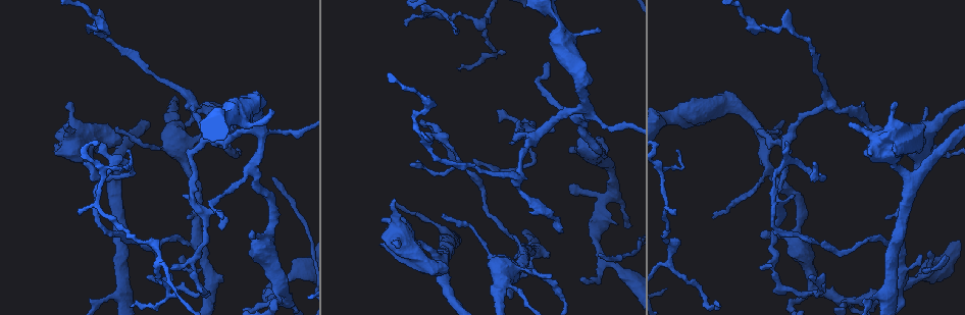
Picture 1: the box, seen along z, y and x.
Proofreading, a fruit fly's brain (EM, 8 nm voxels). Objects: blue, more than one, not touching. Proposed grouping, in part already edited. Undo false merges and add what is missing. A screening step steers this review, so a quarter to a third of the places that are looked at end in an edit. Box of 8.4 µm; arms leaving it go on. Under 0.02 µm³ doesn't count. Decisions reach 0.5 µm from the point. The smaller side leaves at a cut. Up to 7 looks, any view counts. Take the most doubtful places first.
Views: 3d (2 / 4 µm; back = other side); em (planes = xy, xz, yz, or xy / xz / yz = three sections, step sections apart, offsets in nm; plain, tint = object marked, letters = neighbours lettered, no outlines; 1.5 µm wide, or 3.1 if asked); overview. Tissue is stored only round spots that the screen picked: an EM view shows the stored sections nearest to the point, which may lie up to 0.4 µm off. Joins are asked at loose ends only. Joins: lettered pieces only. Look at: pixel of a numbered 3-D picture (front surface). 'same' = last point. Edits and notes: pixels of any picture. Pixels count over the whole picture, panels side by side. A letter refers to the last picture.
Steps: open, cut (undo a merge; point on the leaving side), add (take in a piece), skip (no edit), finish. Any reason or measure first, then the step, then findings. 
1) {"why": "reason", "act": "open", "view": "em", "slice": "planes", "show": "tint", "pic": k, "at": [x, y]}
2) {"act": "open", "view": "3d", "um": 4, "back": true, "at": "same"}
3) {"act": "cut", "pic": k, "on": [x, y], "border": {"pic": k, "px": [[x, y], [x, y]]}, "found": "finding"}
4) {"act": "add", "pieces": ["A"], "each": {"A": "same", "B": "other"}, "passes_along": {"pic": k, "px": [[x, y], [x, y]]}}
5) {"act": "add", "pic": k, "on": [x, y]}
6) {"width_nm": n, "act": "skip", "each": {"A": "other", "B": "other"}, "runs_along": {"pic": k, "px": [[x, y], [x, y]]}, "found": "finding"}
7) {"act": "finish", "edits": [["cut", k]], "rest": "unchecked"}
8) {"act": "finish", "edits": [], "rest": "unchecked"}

{"why": "thin end", "act": "open", "view": "em", "slice": "xy", "step": 4, "show": "tint", "pic": 1, "at": [272, 109]}

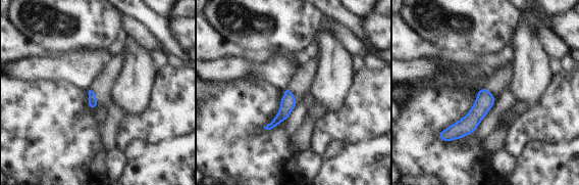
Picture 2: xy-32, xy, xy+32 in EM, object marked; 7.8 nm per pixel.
{"act": "open", "view": "em", "slice": "planes", "show": "letters", "at": "same"}

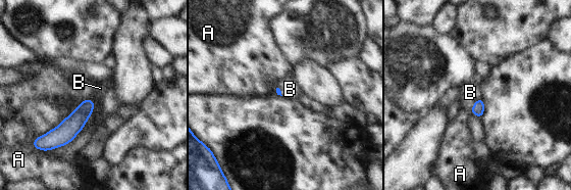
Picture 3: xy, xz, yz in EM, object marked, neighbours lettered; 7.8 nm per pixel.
{"act": "add", "pieces": ["B"], "each": {"A": "other", "B": "same"}, "passes_along": {"pic": 3, "px": [[478, 108], [474, 103], [470, 92]]}, "found": "it goes on there"}

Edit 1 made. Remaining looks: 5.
{"act": "open", "view": "overview"}

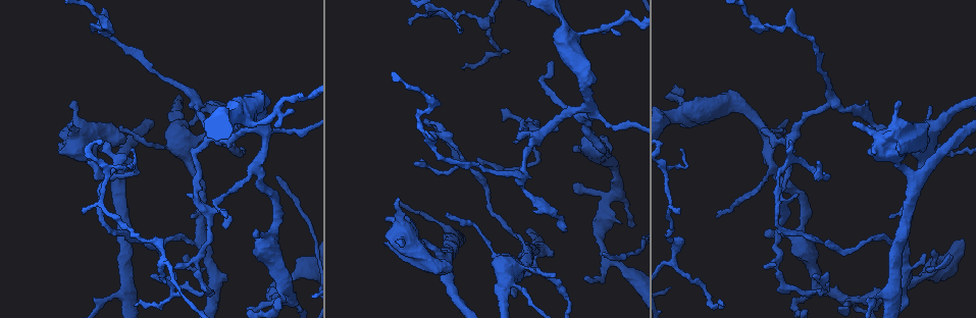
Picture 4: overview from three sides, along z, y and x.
{"why": "thick turns thin", "act": "open", "view": "3d", "um": 2, "pic": 4, "at": [164, 263]}

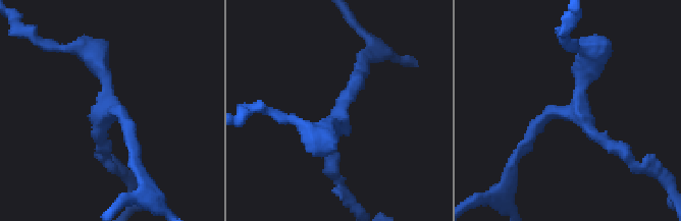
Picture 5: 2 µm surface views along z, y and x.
{"act": "open", "view": "em", "slice": "xy", "step": 4, "show": "tint", "pic": 5, "at": [580, 111]}

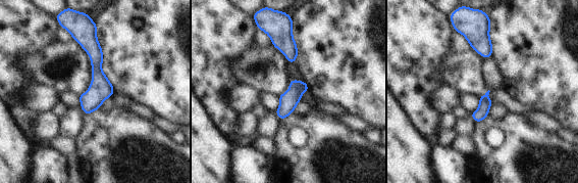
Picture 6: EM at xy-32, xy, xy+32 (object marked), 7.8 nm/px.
{"act": "open", "view": "em", "slice": "planes", "show": "letters", "at": "same"}

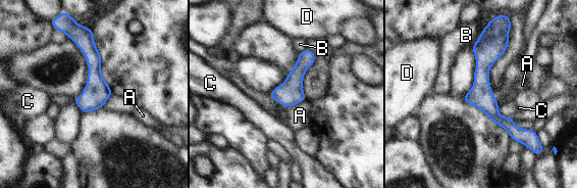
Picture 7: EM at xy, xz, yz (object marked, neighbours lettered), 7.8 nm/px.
{"act": "skip", "each": {"A": "other", "B": "other", "C": "other", "D": "other"}, "runs_along": {"pic": 7, "px": [[486, 33], [482, 97], [523, 139]]}, "found": "continuous, no second neuron"}

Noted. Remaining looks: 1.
{"why": "arms part here", "act": "open", "view": "em", "slice": "planes", "show": "letters", "pic": 4, "at": [852, 301]}

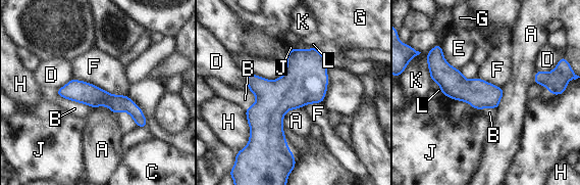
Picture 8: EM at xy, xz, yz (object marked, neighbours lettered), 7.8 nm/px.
{"act": "skip", "each": {"A": "other", "B": "other", "C": "other", "D": "other", "E": "other", "F": "other", "G": "other", "H": "other", "J": "other", "K": "other", "L": "other"}, "runs_along": {"pic": 8, "px": [[59, 92], [124, 103], [144, 124]]}, "found": "all the same neuron"}

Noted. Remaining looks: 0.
{"act": "finish", "edits": [["add", 3]], "rest": "unchecked"}

